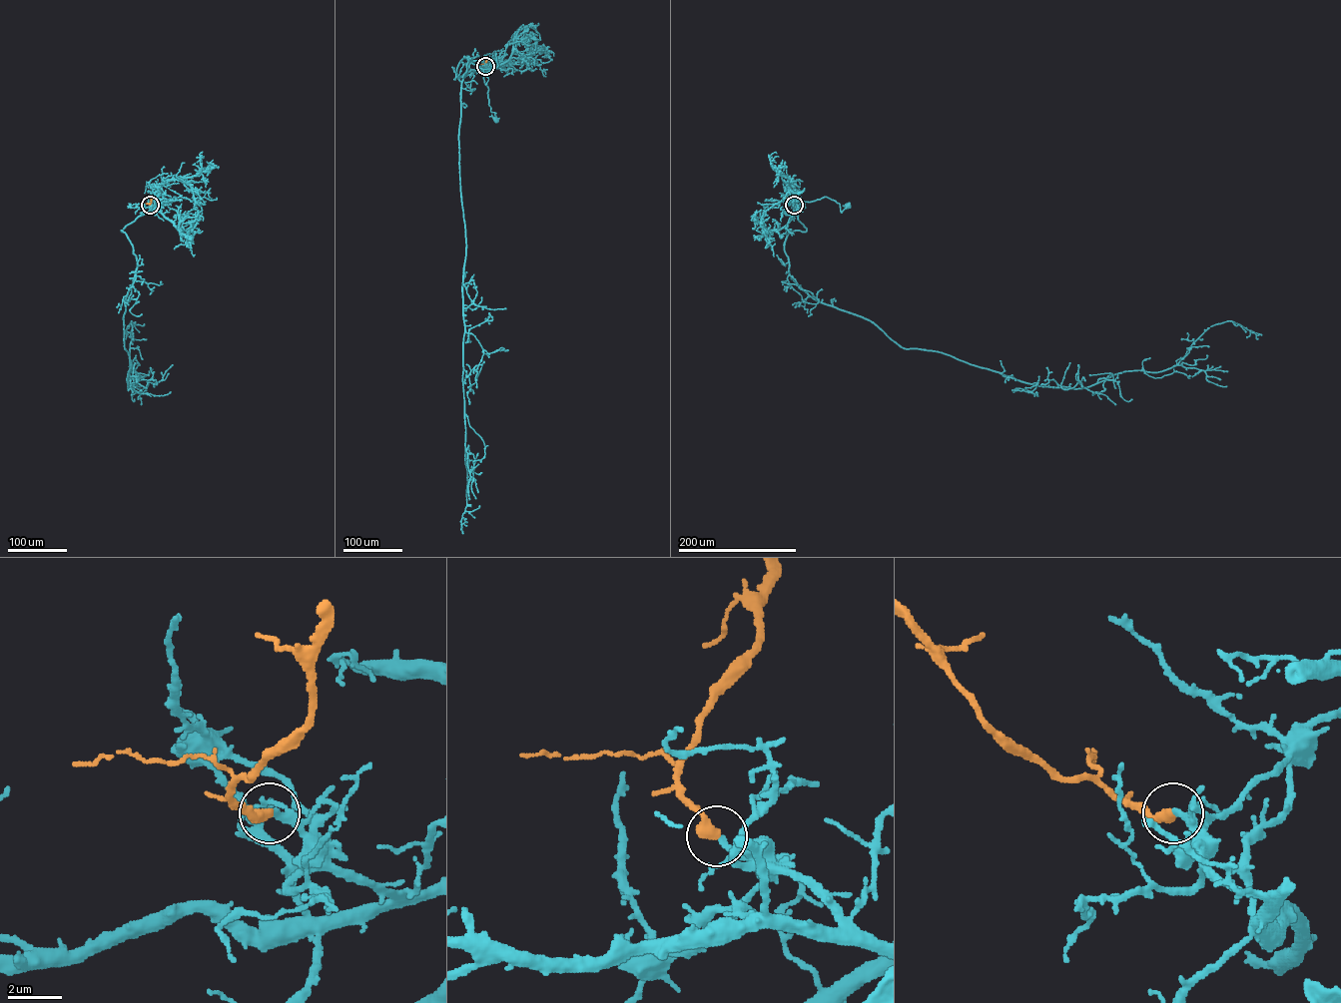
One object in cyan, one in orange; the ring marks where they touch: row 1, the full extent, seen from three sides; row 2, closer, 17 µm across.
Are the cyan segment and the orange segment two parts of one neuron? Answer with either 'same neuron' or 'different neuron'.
same neuron

